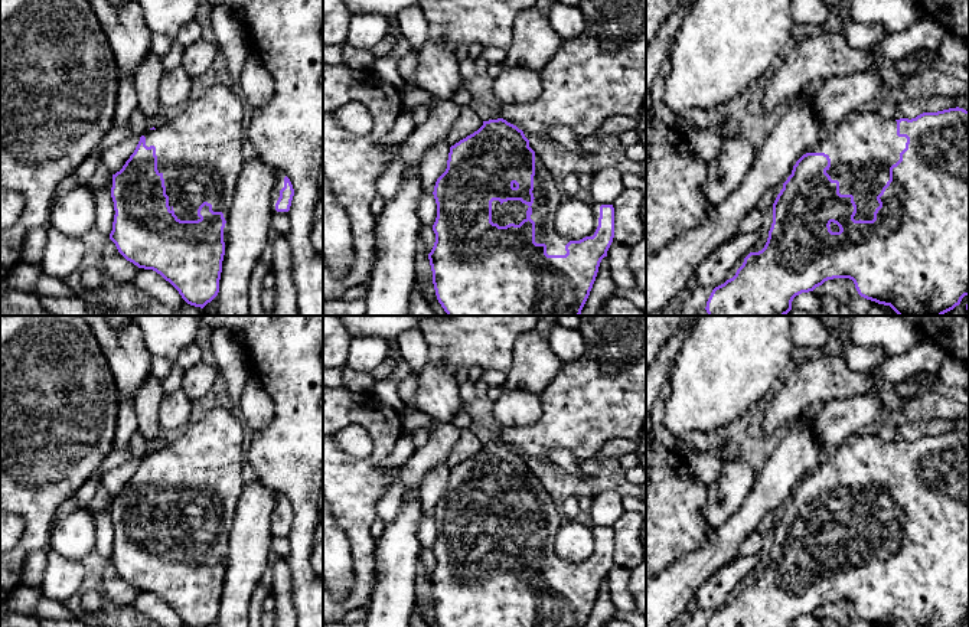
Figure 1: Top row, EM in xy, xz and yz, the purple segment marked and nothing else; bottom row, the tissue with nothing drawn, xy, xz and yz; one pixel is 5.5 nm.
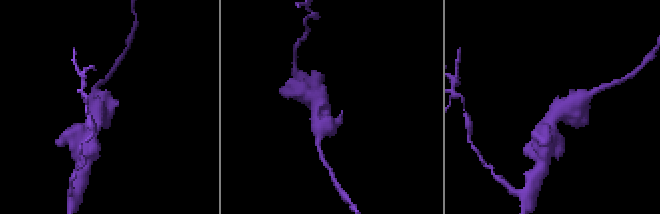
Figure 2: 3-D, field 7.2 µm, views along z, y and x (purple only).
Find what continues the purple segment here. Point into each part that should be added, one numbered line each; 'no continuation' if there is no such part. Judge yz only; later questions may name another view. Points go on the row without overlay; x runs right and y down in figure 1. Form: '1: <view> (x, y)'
1: yz (863, 470)

